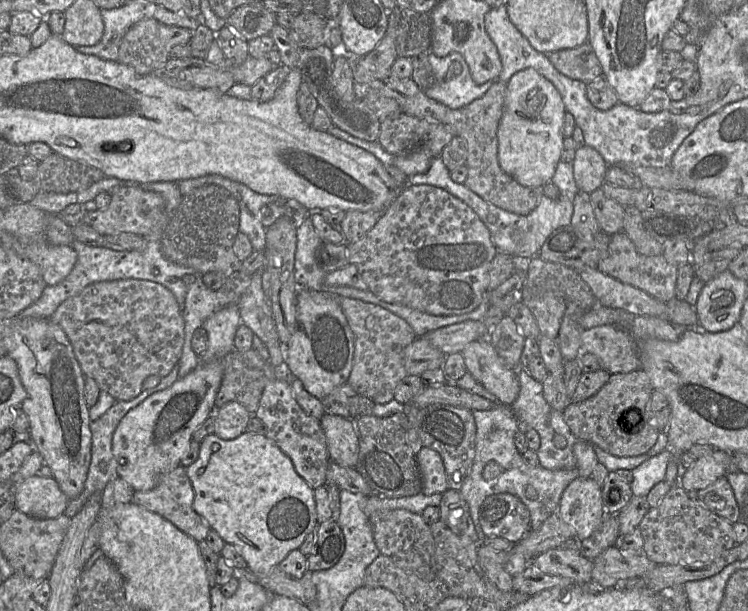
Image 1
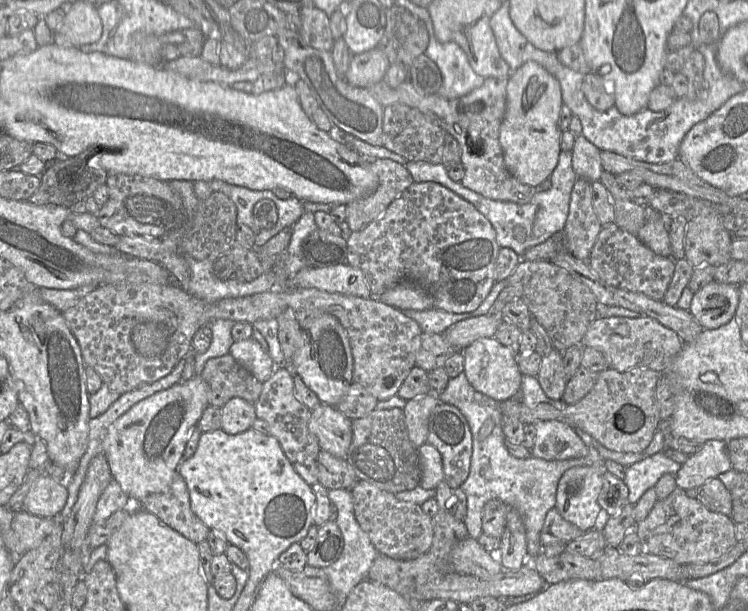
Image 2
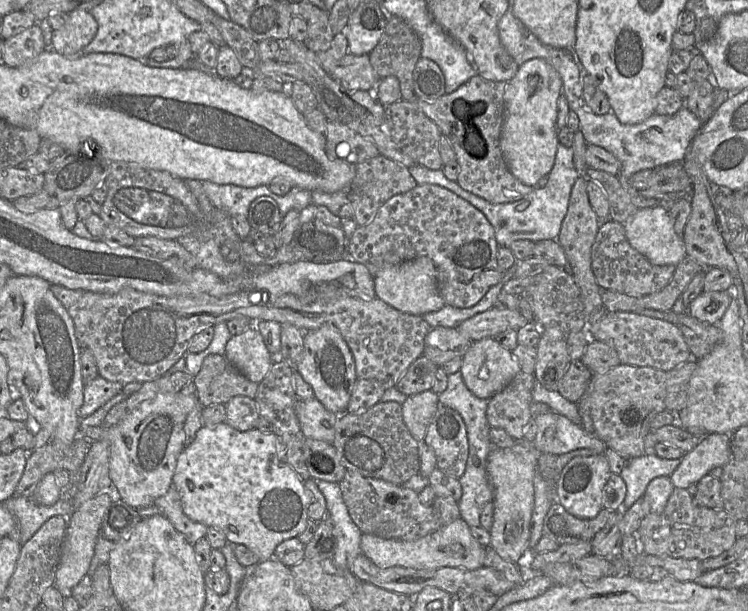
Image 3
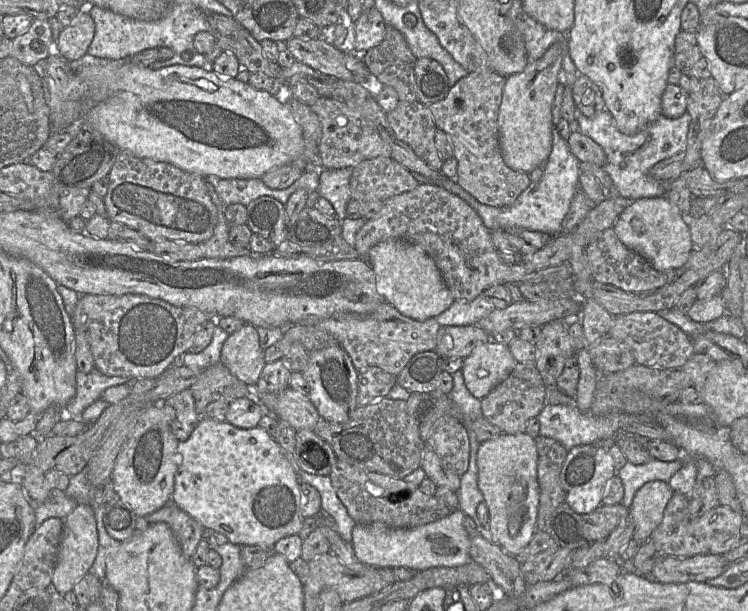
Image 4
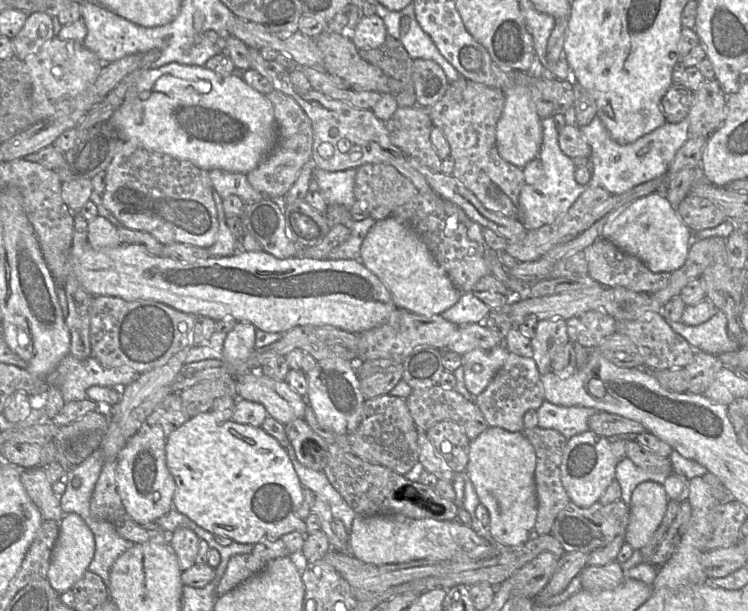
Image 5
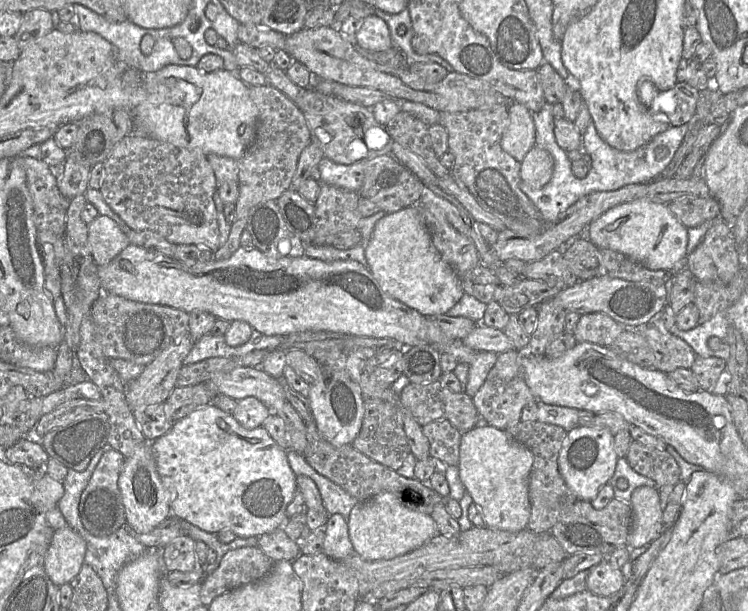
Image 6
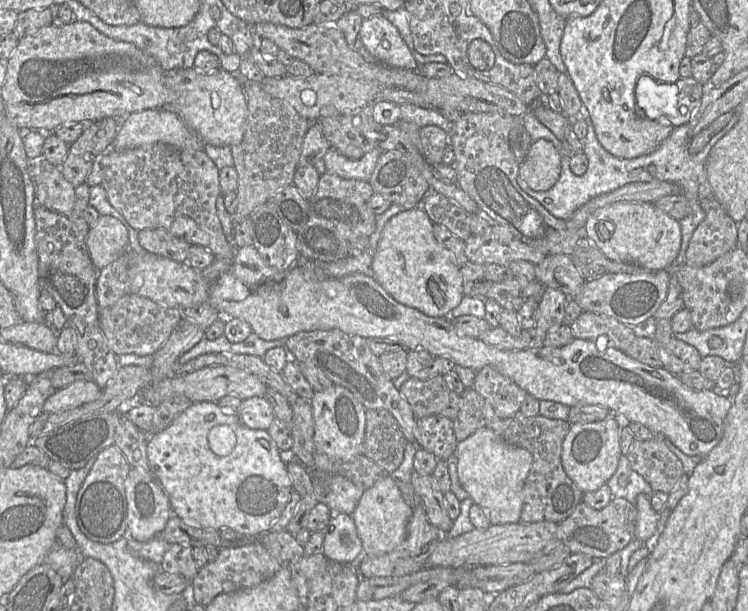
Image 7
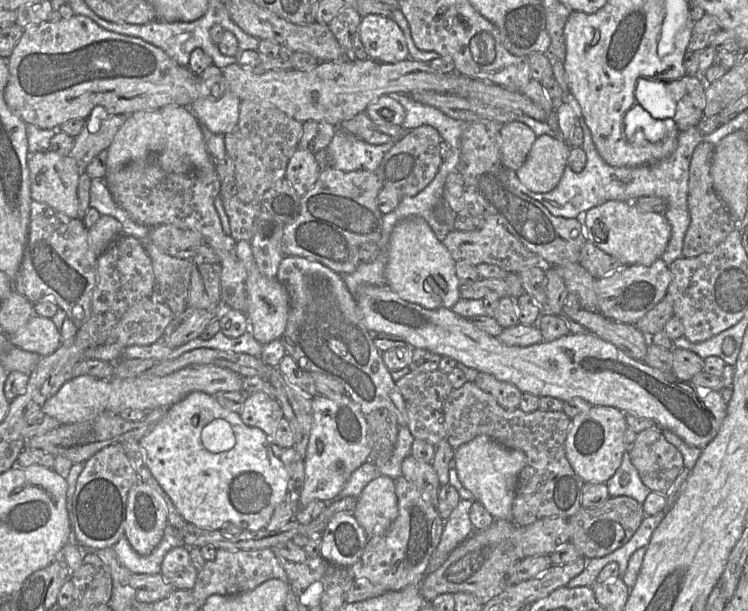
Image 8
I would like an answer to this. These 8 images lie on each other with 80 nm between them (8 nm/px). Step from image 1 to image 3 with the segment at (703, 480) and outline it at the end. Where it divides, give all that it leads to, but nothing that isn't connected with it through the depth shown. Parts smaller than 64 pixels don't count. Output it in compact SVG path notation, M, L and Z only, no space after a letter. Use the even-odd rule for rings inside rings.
M712 433L701 437L699 444L685 453L670 480L675 488L688 489L716 467L723 467L732 459L730 434Z

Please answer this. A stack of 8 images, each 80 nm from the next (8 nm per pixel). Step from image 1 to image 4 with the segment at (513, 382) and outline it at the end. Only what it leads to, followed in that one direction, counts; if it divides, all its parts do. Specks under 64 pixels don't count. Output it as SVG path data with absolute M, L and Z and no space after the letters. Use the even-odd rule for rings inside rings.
M491 339L464 358L461 370L467 389L482 399L511 374L516 364L508 346Z

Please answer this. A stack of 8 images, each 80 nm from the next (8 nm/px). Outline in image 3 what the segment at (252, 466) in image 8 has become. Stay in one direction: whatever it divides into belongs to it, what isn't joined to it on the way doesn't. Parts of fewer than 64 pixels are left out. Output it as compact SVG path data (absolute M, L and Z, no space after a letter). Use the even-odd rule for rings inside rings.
M226 422L213 426L203 425L194 441L184 447L177 459L173 485L179 493L183 512L191 520L208 528L220 530L229 544L248 547L264 562L274 557L276 547L284 540L298 537L304 532L310 503L304 481L286 462L277 436L254 428L238 431Z

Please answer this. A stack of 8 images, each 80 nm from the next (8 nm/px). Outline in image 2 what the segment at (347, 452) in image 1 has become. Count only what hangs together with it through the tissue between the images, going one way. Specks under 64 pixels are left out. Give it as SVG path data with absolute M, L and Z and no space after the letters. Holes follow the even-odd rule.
M320 403L311 410L309 430L317 438L321 450L345 459L352 441L352 420L335 407Z

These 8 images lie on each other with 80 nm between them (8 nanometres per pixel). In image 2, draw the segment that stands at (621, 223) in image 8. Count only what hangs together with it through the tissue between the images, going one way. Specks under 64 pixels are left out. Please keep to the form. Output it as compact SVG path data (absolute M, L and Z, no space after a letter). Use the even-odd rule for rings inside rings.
M646 209L646 222L639 230L637 238L655 254L672 257L670 235L661 213L653 212L653 215L648 215Z

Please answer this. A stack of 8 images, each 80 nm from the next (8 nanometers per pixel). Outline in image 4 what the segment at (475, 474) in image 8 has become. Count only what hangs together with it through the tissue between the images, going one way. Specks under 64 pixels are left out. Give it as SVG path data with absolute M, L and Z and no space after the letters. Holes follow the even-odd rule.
M527 432L507 434L480 443L477 452L478 487L489 510L490 541L500 546L508 555L516 556L531 541L536 532L539 507L537 477L538 453L535 439Z

